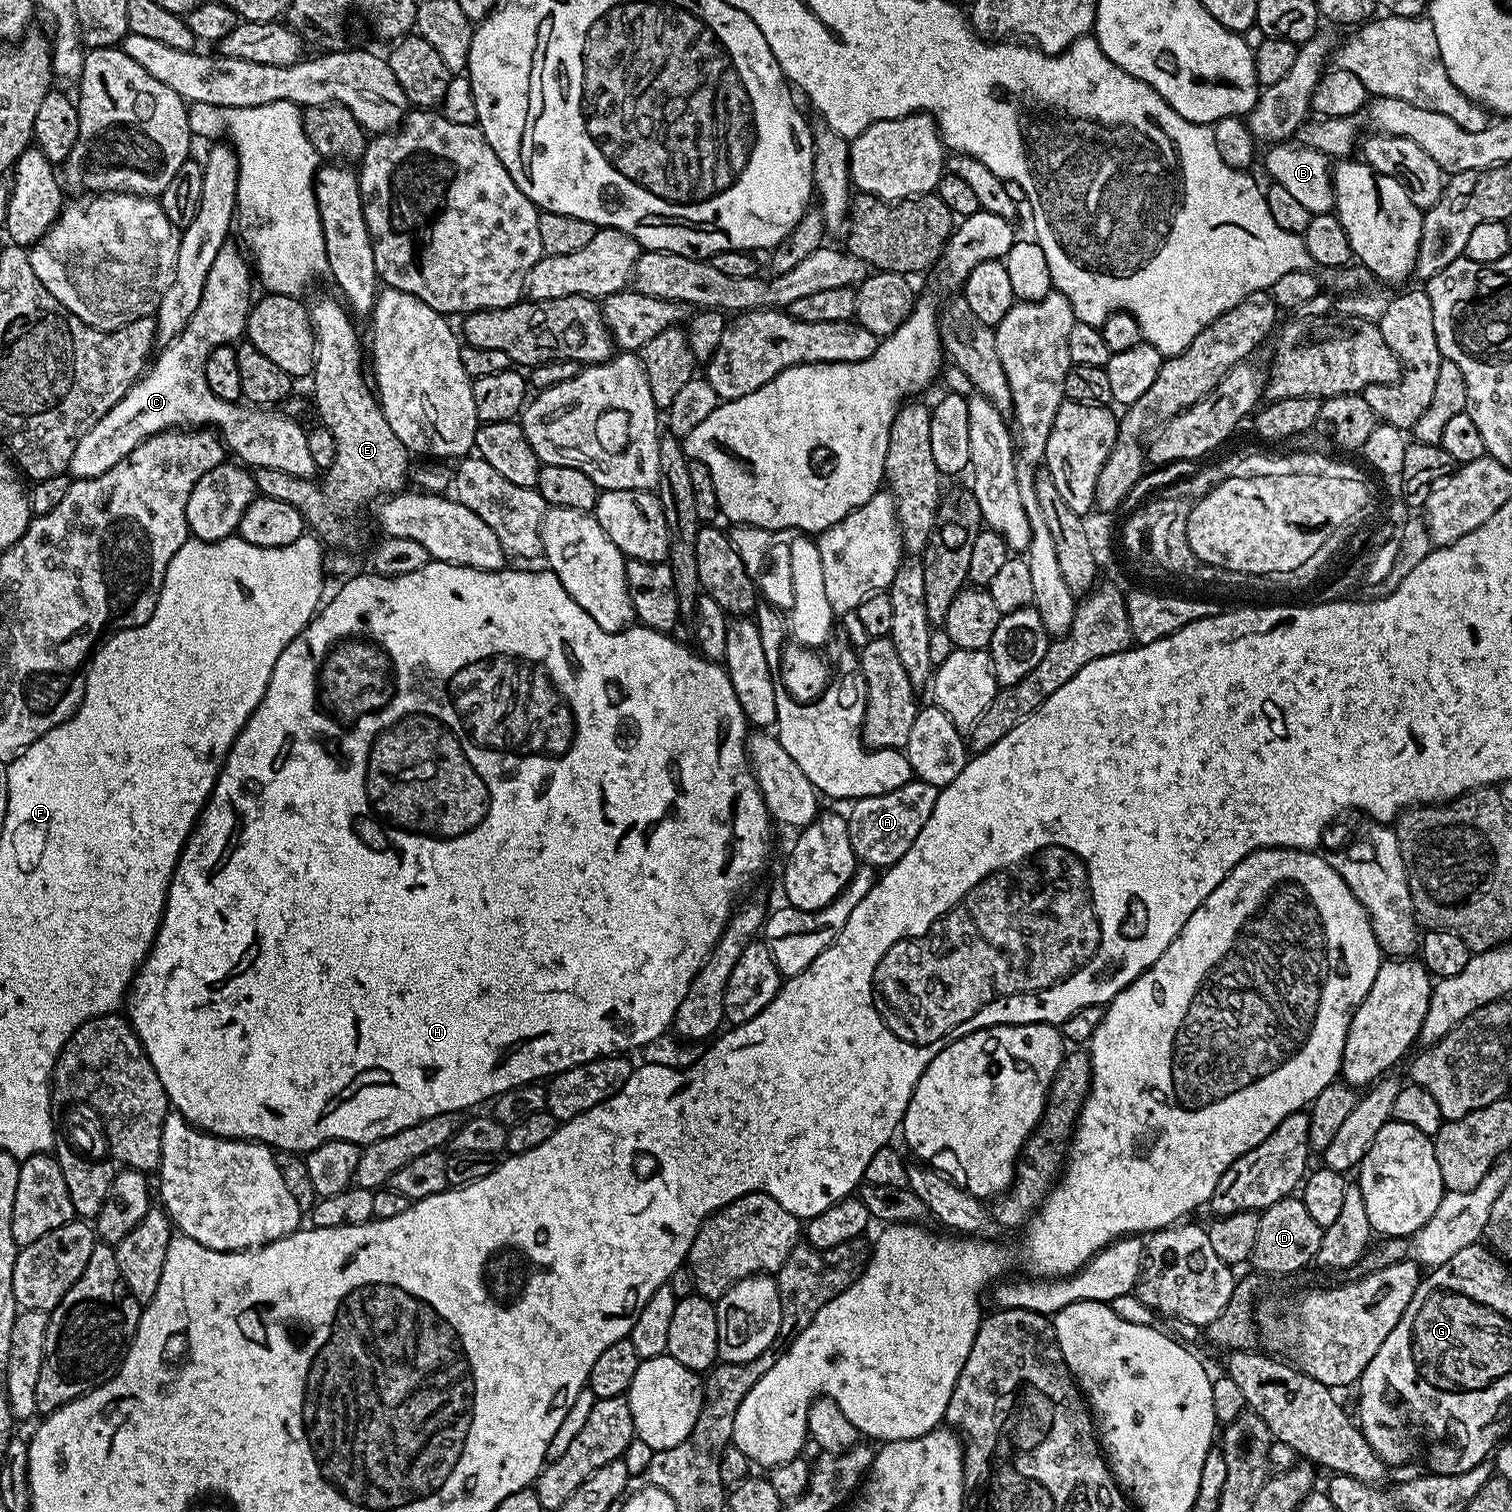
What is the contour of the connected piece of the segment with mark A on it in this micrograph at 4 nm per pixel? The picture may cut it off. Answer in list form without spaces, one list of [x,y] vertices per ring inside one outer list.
[[[917,779],[884,795],[867,796],[855,801],[849,807],[851,810],[846,819],[851,848],[857,859],[872,868],[889,868],[900,861],[930,820],[938,792],[939,789],[934,785]]]

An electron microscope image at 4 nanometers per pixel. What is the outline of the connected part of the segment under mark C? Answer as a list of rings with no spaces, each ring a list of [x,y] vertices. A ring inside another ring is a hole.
[[[229,242],[222,246],[222,250],[218,250],[218,258],[214,258],[214,266],[210,266],[210,274],[206,274],[206,287],[202,290],[202,302],[198,302],[198,310],[194,310],[190,322],[186,322],[184,329],[170,343],[163,345],[160,350],[161,354],[159,351],[151,366],[133,384],[131,390],[91,430],[82,434],[82,442],[78,442],[78,446],[74,450],[74,458],[70,458],[68,463],[68,472],[75,479],[89,480],[98,478],[98,474],[106,474],[106,470],[110,470],[110,466],[118,466],[118,462],[122,462],[122,458],[126,458],[126,454],[130,454],[130,450],[134,450],[142,441],[149,440],[159,432],[200,430],[205,426],[219,433],[227,451],[231,455],[233,452],[237,456],[233,456],[237,461],[243,462],[253,469],[282,470],[282,474],[297,476],[300,480],[317,475],[318,470],[314,466],[314,457],[311,456],[310,450],[306,446],[308,433],[305,425],[302,426],[298,421],[283,416],[280,410],[265,410],[260,406],[245,406],[240,402],[223,400],[214,394],[214,390],[210,390],[210,386],[206,386],[203,367],[206,358],[210,358],[213,348],[239,341],[245,335],[248,327],[250,301],[253,299],[254,272],[245,253],[239,247],[236,249],[234,244]]]

